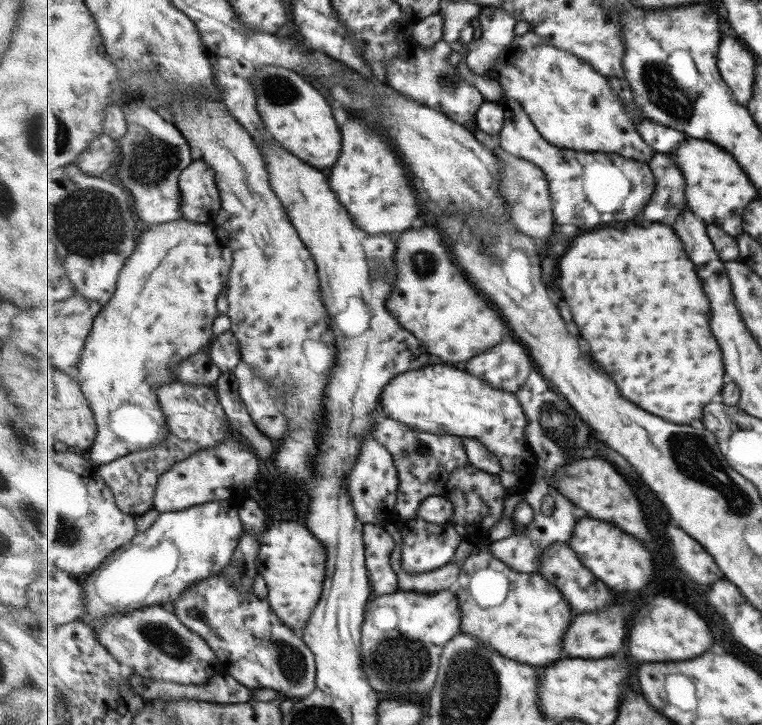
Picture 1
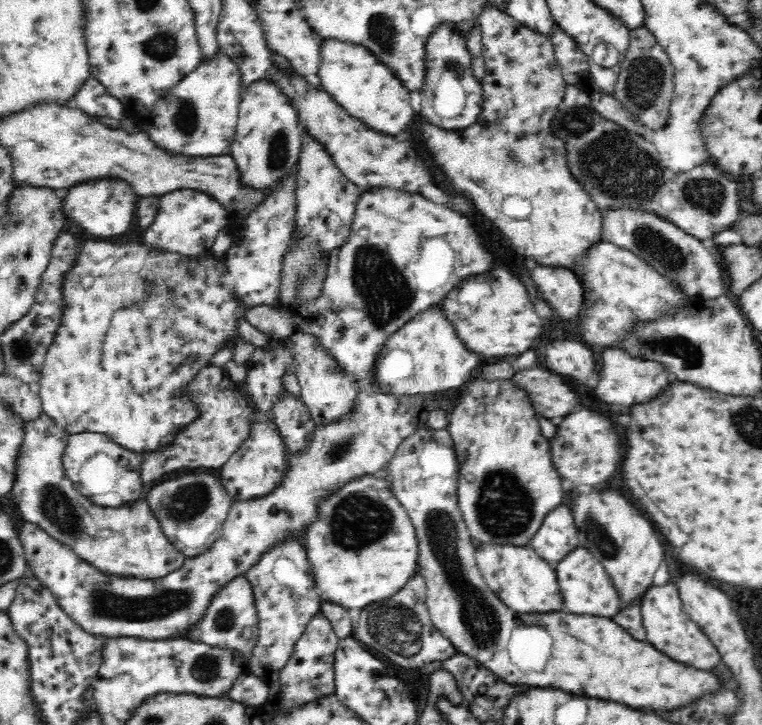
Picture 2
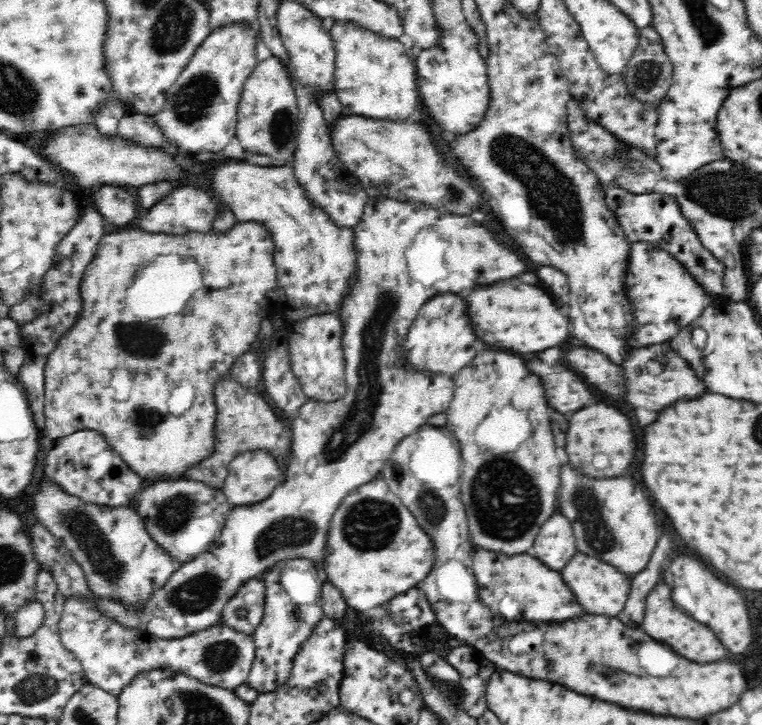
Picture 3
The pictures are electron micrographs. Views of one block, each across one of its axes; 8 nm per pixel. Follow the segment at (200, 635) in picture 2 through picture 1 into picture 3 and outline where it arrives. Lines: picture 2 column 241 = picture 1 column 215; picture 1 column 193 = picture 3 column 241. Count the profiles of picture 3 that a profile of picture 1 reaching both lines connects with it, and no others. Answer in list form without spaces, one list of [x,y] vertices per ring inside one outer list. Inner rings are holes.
[[[264,578],[250,579],[226,603],[219,623],[251,634],[263,619],[266,587]]]

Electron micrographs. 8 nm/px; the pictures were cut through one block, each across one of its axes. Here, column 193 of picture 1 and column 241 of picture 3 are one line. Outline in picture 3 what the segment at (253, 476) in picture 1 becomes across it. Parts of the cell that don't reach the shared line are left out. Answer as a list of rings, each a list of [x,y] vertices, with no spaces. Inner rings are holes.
[[[266,451],[242,453],[229,464],[223,494],[232,507],[256,505],[283,483],[284,470]]]

